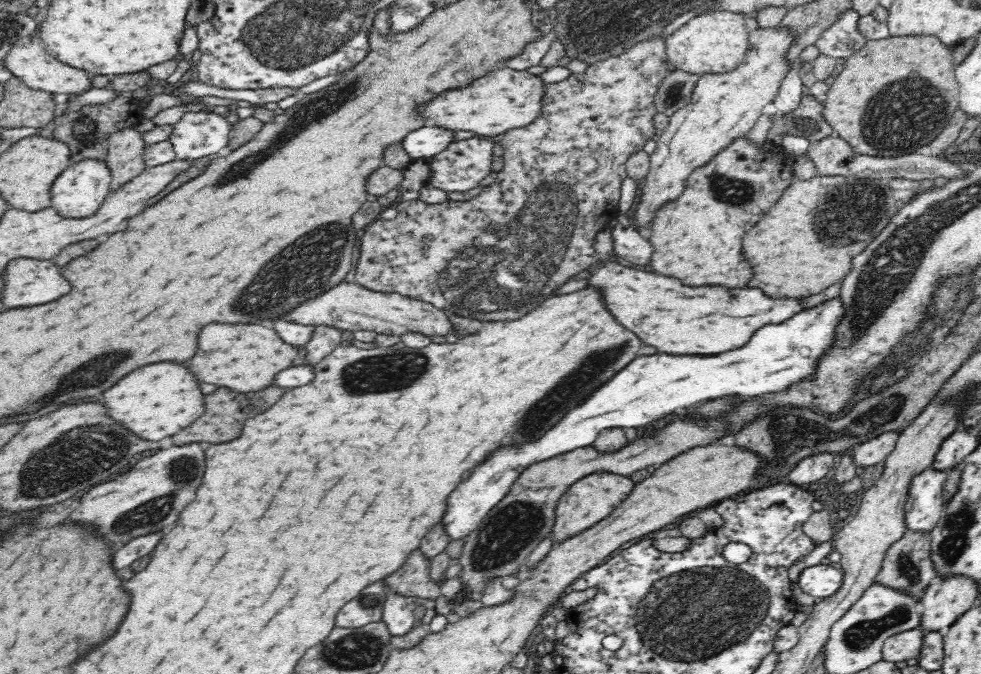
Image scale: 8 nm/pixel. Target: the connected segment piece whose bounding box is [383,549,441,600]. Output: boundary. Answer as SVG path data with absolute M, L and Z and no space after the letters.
M414 550L396 572L383 579L384 583L401 595L435 600L441 590L430 575L430 560L422 550Z

